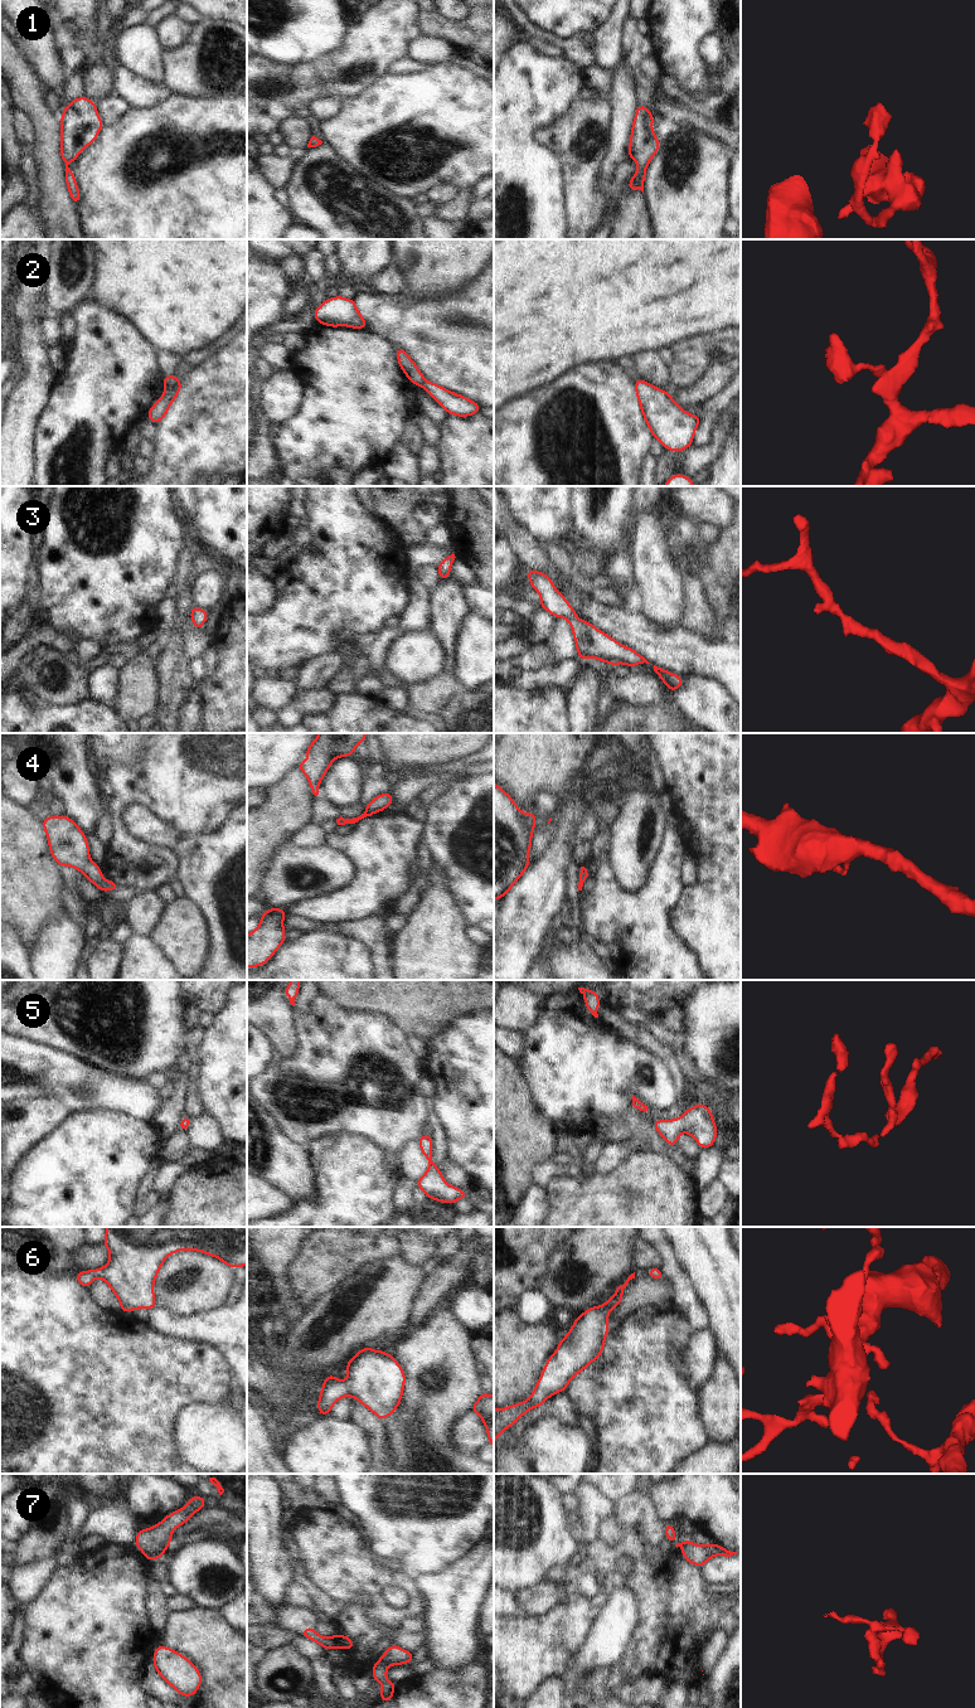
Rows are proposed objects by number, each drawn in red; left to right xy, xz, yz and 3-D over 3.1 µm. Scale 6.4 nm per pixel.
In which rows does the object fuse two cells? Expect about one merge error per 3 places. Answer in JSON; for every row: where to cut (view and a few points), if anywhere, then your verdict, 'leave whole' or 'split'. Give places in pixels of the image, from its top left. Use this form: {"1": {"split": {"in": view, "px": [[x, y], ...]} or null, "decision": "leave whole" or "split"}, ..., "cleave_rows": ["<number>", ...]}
{"1": {"split": null, "decision": "leave whole"}, "2": {"split": {"in": "xy", "px": [[179, 379], [166, 388]]}, "decision": "split"}, "3": {"split": null, "decision": "leave whole"}, "4": {"split": null, "decision": "leave whole"}, "5": {"split": null, "decision": "leave whole"}, "6": {"split": null, "decision": "leave whole"}, "7": {"split": {"in": "xz", "px": [[382, 1658], [388, 1665]]}, "decision": "split"}, "cleave_rows": ["2", "7"]}

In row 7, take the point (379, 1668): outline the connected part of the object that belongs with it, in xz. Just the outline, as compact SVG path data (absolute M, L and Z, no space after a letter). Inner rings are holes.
M383 1659L377 1660L373 1664L373 1671L370 1674L370 1677L373 1679L377 1679L380 1684L382 1684L382 1690L380 1690L380 1695L379 1695L379 1700L383 1702L389 1702L393 1698L394 1694L394 1689L397 1683L389 1682L387 1679L387 1669L388 1669L388 1664L385 1664L383 1661Z

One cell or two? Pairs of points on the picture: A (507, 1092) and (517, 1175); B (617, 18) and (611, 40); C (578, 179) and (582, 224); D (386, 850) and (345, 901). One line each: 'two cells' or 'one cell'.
A: one cell
B: one cell
C: one cell
D: one cell

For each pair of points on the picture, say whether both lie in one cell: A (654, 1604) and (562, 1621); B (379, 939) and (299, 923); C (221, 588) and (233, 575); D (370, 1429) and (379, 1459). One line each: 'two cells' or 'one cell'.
A: one cell
B: one cell
C: two cells
D: one cell

